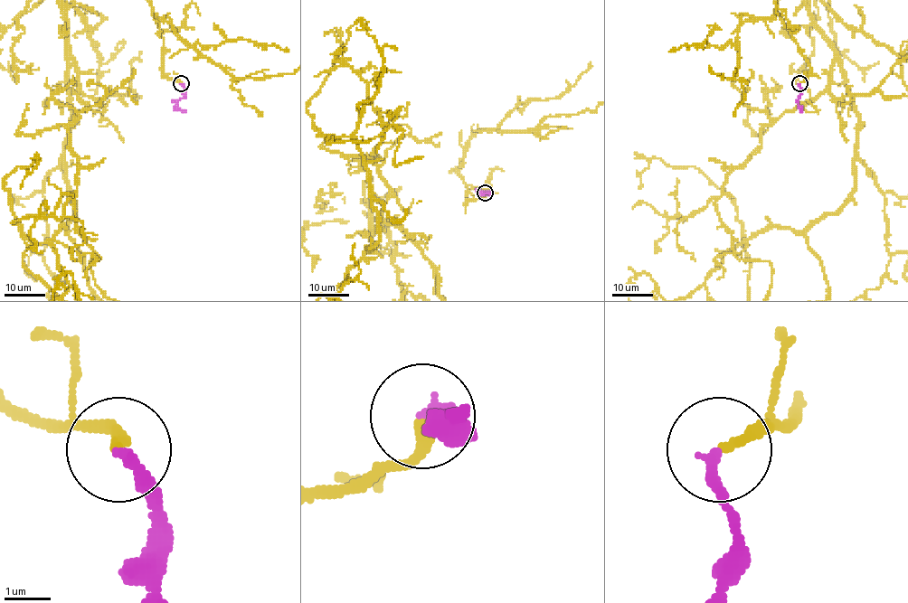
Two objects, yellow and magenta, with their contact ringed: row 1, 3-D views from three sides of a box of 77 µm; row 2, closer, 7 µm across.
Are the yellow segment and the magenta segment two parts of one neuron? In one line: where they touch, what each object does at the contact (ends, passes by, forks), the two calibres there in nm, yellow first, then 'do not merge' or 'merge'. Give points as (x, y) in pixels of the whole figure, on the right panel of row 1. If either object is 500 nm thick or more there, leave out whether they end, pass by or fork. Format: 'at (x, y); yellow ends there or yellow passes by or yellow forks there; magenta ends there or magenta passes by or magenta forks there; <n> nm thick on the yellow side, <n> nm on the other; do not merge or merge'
at (799, 83); yellow ends there; magenta ends there; 200 nm thick on the yellow side, 240 nm on the other; merge

